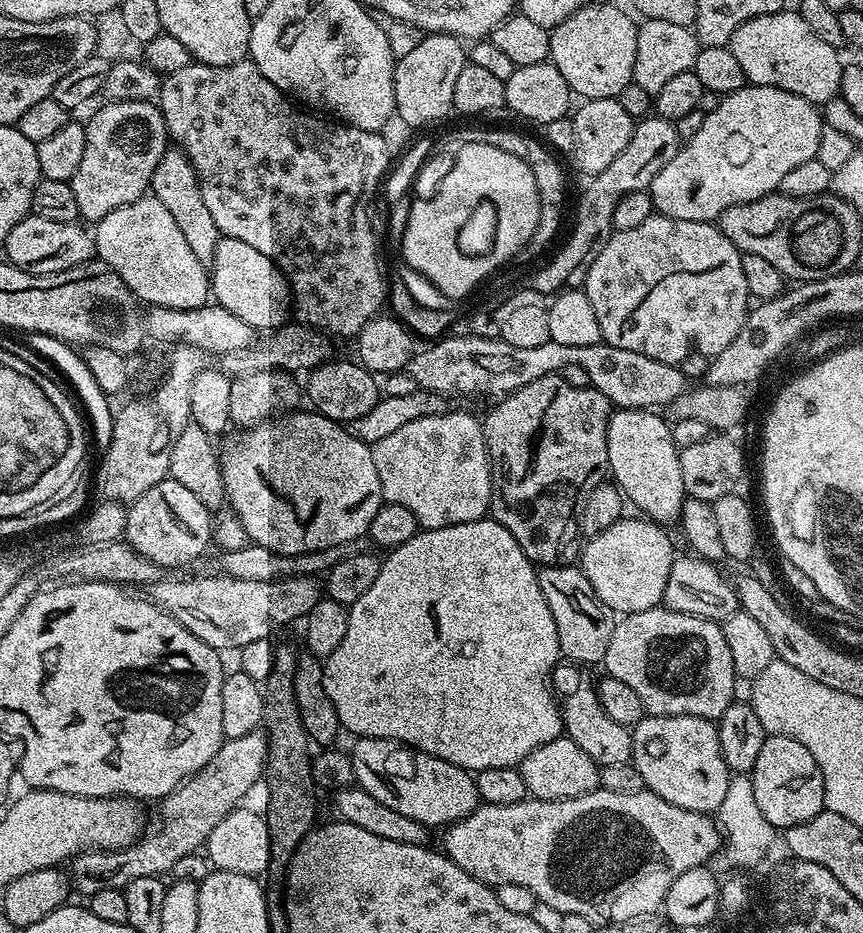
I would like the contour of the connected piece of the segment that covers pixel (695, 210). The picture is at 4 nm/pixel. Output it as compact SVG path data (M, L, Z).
M745 83L743 88L734 90L734 94L729 96L721 96L715 101L716 109L705 111L702 126L695 131L694 136L689 140L683 141L677 148L674 158L670 158L670 162L666 162L666 166L662 166L662 170L658 170L658 174L654 178L650 195L652 198L652 207L659 215L669 216L670 218L678 218L686 222L716 222L726 210L730 210L730 206L738 206L742 202L754 202L763 196L771 196L779 189L782 178L786 178L786 174L790 174L790 170L794 170L794 166L802 166L802 162L810 162L817 159L820 148L820 135L826 132L826 125L822 119L822 112L817 105L812 104L806 98L798 98L798 94L790 94L786 90L778 90L774 86L758 86L757 84Z

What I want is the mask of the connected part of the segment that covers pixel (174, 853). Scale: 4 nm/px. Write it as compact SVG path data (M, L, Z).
M263 731L242 734L237 740L225 739L224 745L198 770L195 776L184 781L179 788L159 801L160 821L149 827L145 835L131 848L119 848L117 852L81 852L71 861L70 884L84 892L85 897L103 888L122 888L134 878L143 876L163 877L179 860L191 852L205 847L210 830L226 818L241 803L240 800L256 783L263 781L268 767L268 738Z

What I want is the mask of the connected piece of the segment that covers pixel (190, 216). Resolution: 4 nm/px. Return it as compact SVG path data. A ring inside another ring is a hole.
M169 147L168 151L162 154L152 175L150 192L158 198L158 202L162 202L162 206L166 206L166 210L170 210L174 223L185 236L190 251L198 257L198 262L211 266L214 262L214 250L220 241L221 234L214 222L214 217L210 214L210 209L206 207L206 201L202 198L202 190L198 186L194 166L179 147Z

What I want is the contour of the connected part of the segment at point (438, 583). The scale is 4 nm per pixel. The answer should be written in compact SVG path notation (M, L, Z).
M485 518L417 531L410 542L402 542L402 546L391 549L383 557L378 578L374 578L374 586L370 586L370 590L366 590L366 594L362 594L362 598L358 598L358 602L348 608L346 638L342 638L342 646L338 646L338 650L326 658L324 685L328 700L334 702L334 710L345 733L353 732L356 738L369 736L379 740L394 740L397 744L415 748L417 752L425 752L434 758L442 758L442 762L450 762L475 774L498 766L517 767L526 754L562 735L564 719L560 716L560 705L550 683L552 667L561 656L554 614L550 614L550 606L546 606L546 598L542 598L537 565L526 558L522 546L514 542L514 534L510 534L506 526L499 524L495 518Z

